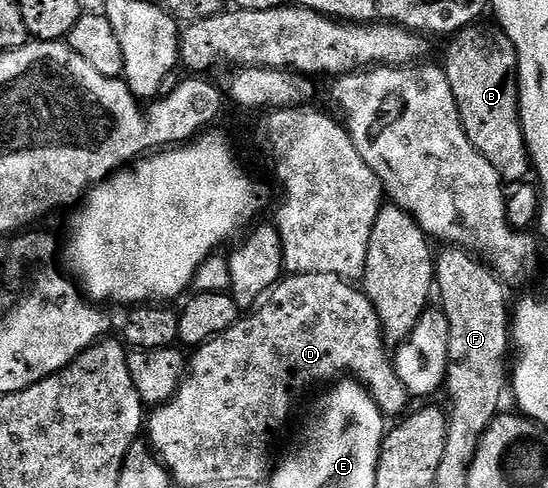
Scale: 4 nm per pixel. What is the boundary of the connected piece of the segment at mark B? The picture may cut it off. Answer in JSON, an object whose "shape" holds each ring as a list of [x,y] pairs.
{"shape":[[[475,24],[449,39],[444,69],[468,140],[502,175],[503,183],[518,184],[532,170],[518,115],[518,57],[512,40],[497,25]]]}

